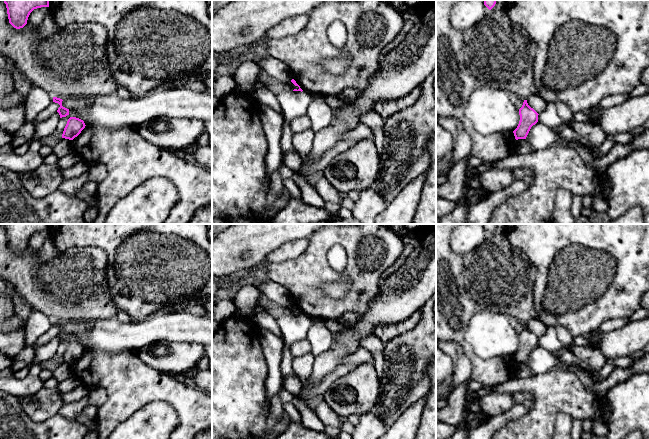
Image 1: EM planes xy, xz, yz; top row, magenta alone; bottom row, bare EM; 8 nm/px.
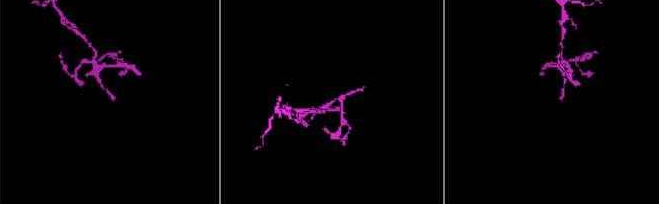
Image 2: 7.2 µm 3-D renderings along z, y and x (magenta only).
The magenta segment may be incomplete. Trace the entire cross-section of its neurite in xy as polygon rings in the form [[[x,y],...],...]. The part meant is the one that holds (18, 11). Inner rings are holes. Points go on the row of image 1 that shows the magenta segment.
[[[4,0],[9,23],[16,29],[27,24],[30,13],[37,8],[49,7],[49,0]]]

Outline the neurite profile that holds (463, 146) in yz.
[[[437,117],[436,121],[451,133],[454,140],[454,149],[451,153],[452,165],[471,156],[473,143],[462,123],[455,118]]]

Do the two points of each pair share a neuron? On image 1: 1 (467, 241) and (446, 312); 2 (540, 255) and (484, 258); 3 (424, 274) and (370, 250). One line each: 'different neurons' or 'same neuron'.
1: different neurons
2: different neurons
3: different neurons

